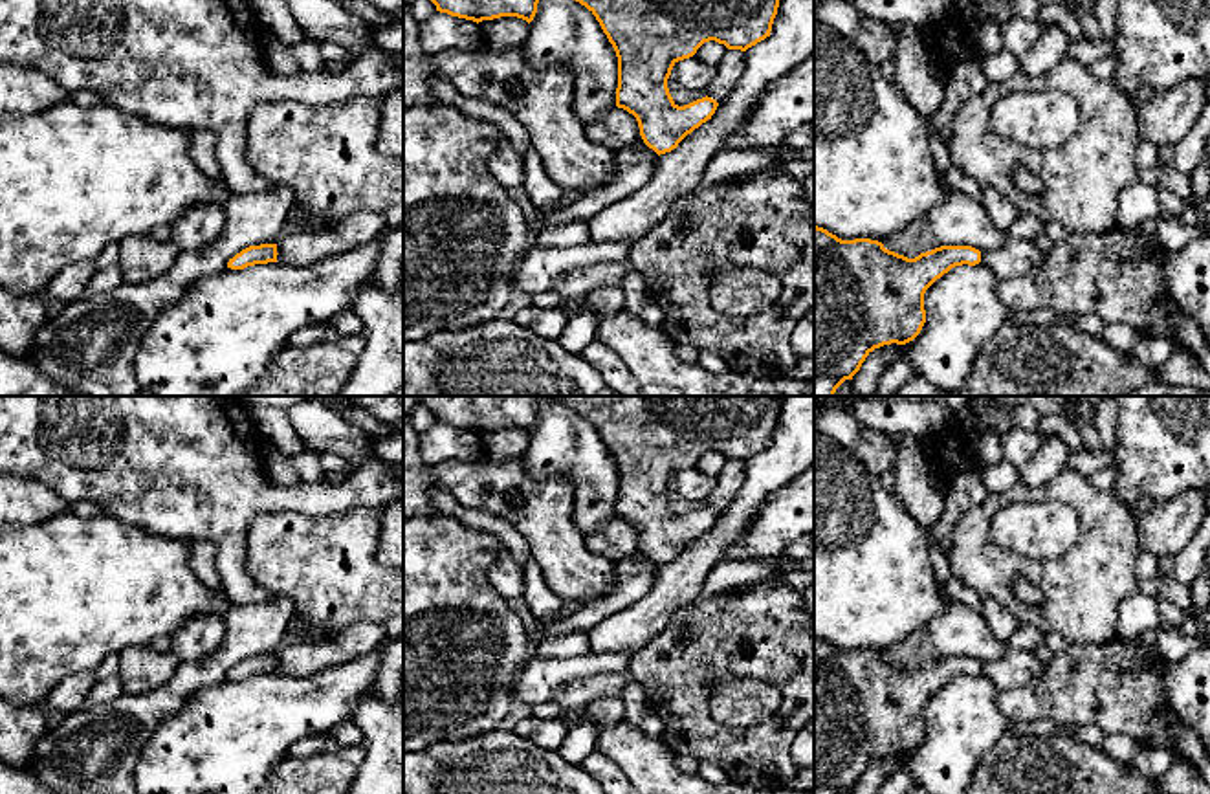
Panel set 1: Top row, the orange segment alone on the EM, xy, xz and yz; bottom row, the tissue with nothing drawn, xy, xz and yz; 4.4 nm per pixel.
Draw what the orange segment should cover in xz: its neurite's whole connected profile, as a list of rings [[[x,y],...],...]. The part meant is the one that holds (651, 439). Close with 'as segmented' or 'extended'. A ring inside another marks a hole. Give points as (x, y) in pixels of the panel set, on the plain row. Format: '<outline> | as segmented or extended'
[[[416,396],[418,403],[425,405],[436,422],[451,427],[482,433],[500,427],[517,427],[528,435],[537,424],[539,405],[546,398],[559,400],[572,411],[585,416],[600,433],[603,444],[612,455],[618,468],[618,499],[616,517],[632,524],[640,537],[644,554],[658,567],[671,563],[678,554],[711,530],[719,513],[711,508],[697,510],[678,517],[667,499],[667,490],[678,471],[689,469],[697,460],[710,451],[724,455],[728,460],[746,462],[757,453],[770,447],[774,429],[785,396]]] | as segmented

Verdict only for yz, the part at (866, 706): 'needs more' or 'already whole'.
already whole

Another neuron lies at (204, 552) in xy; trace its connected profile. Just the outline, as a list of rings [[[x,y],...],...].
[[[192,541],[191,567],[202,583],[224,590],[224,583],[216,567],[216,546],[211,541]]]

